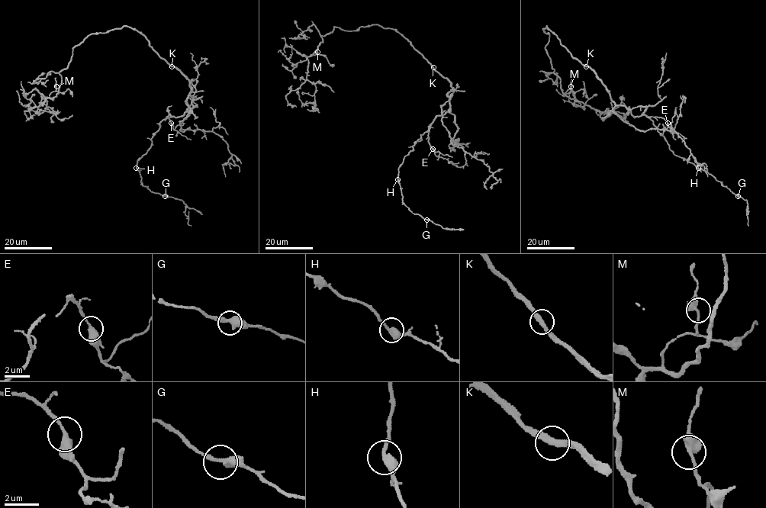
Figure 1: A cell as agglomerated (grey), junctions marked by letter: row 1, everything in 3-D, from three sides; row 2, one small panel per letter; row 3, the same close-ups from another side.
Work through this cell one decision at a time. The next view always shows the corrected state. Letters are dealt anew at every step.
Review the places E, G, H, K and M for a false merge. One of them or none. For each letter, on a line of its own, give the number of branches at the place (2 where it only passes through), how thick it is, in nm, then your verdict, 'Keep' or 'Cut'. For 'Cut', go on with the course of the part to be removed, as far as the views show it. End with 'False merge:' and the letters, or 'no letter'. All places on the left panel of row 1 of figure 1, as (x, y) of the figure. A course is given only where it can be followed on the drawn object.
E: Branches: 2. Thickness 400 nm. Keep
G: Branches: 2. Thickness 400 nm. Keep
H: Branches: 2. Thickness 400 nm. Keep
K: Branches: 2. Thickness 360 nm. Keep
M: Branches: 2. Thickness 460 nm. Keep
False merge: no letter

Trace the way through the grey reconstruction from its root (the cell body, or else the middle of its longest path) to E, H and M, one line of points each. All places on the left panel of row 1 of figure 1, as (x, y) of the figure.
E: (175, 68), (188, 80), (191, 91), (187, 100), (188, 109), (181, 116), (168, 115), (167, 117), (171, 123)
H: (175, 68), (191, 87), (188, 109), (181, 116), (168, 115), (161, 121), (151, 147), (136, 168)
M: (175, 68), (141, 33), (123, 26), (75, 46), (56, 86)

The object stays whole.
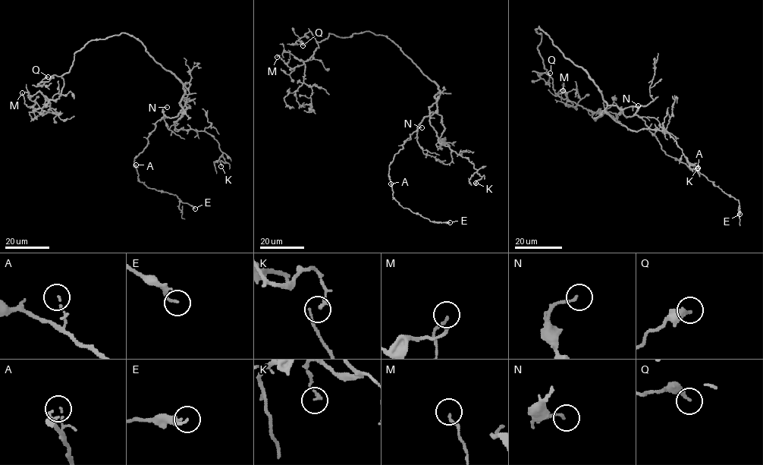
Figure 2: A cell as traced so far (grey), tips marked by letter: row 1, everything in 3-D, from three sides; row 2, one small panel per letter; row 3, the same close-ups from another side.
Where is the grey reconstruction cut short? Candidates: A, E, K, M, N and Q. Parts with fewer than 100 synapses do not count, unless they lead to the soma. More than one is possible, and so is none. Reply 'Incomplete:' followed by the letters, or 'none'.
Incomplete: none

